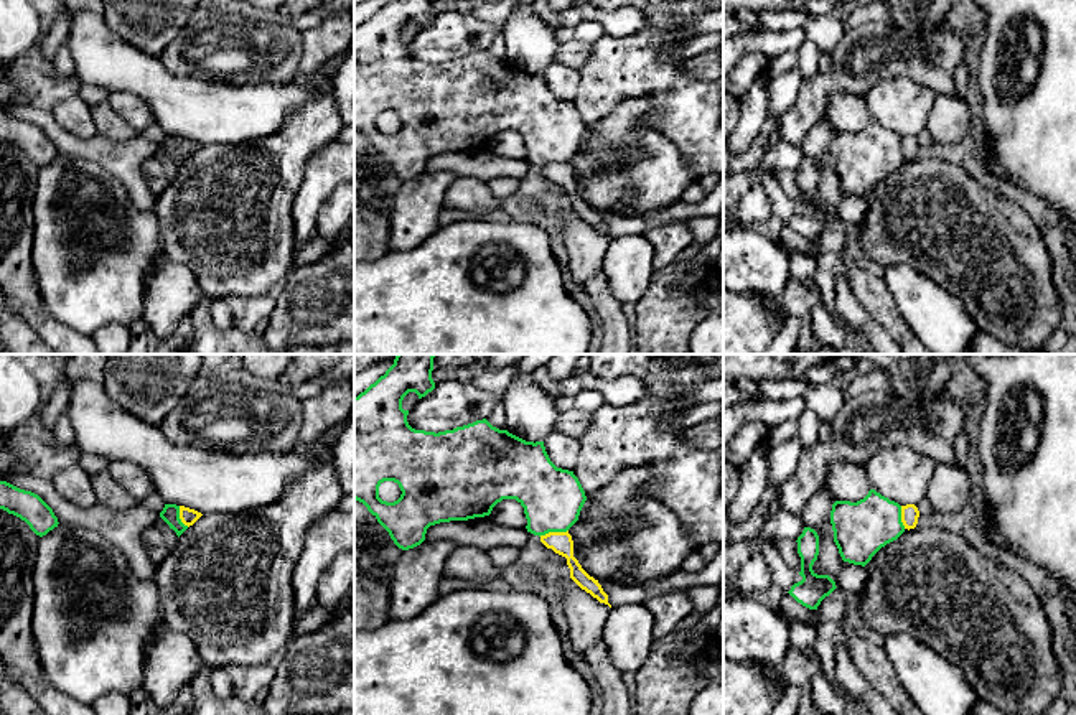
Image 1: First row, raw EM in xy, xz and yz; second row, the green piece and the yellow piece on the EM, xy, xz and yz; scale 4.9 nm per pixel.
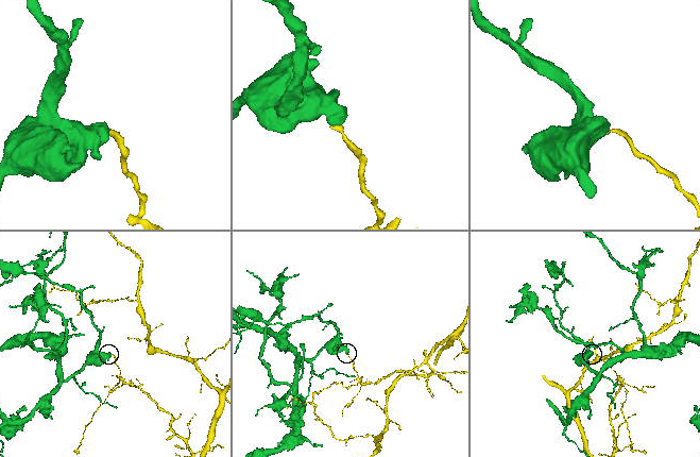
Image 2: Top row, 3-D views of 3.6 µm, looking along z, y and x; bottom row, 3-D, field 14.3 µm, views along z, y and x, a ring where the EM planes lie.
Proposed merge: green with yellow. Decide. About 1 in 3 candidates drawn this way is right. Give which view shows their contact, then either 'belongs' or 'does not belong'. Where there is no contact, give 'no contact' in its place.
xz | does not belong

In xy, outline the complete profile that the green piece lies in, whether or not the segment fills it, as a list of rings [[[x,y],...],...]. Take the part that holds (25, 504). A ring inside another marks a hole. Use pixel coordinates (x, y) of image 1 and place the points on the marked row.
[[[0,481],[0,509],[25,521],[40,537],[59,524],[53,509],[38,494],[7,481]]]

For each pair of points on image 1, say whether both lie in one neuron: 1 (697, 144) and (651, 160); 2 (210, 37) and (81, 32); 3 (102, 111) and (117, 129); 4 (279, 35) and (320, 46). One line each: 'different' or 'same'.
1: different
2: different
3: same
4: different

